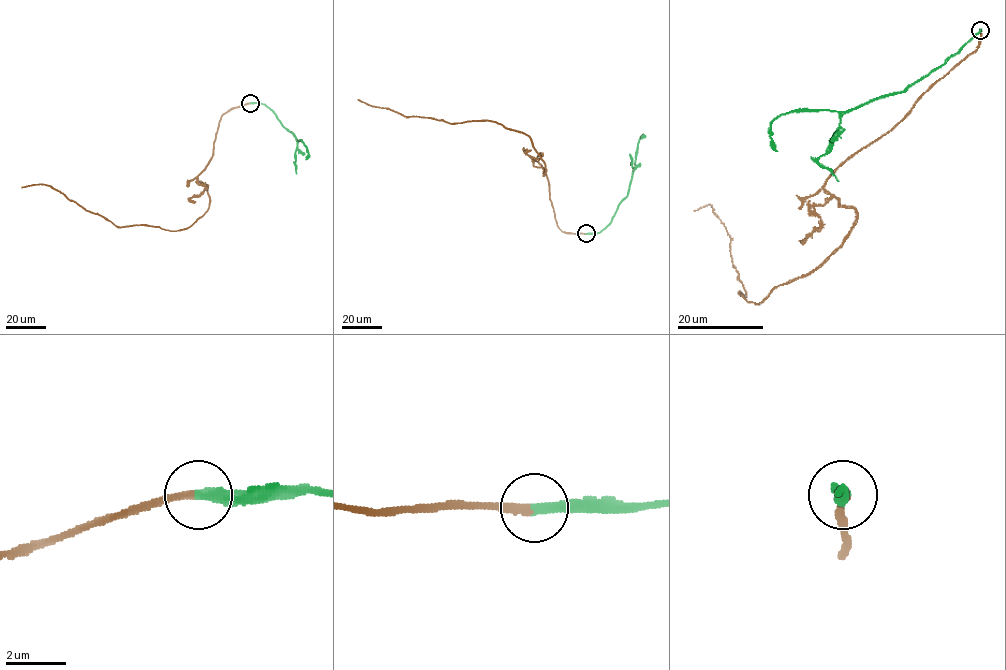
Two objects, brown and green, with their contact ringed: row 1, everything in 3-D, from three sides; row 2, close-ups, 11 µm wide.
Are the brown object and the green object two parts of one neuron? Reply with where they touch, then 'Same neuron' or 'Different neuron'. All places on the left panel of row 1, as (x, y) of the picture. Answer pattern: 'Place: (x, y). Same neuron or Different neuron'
Place: (250, 103). Same neuron

